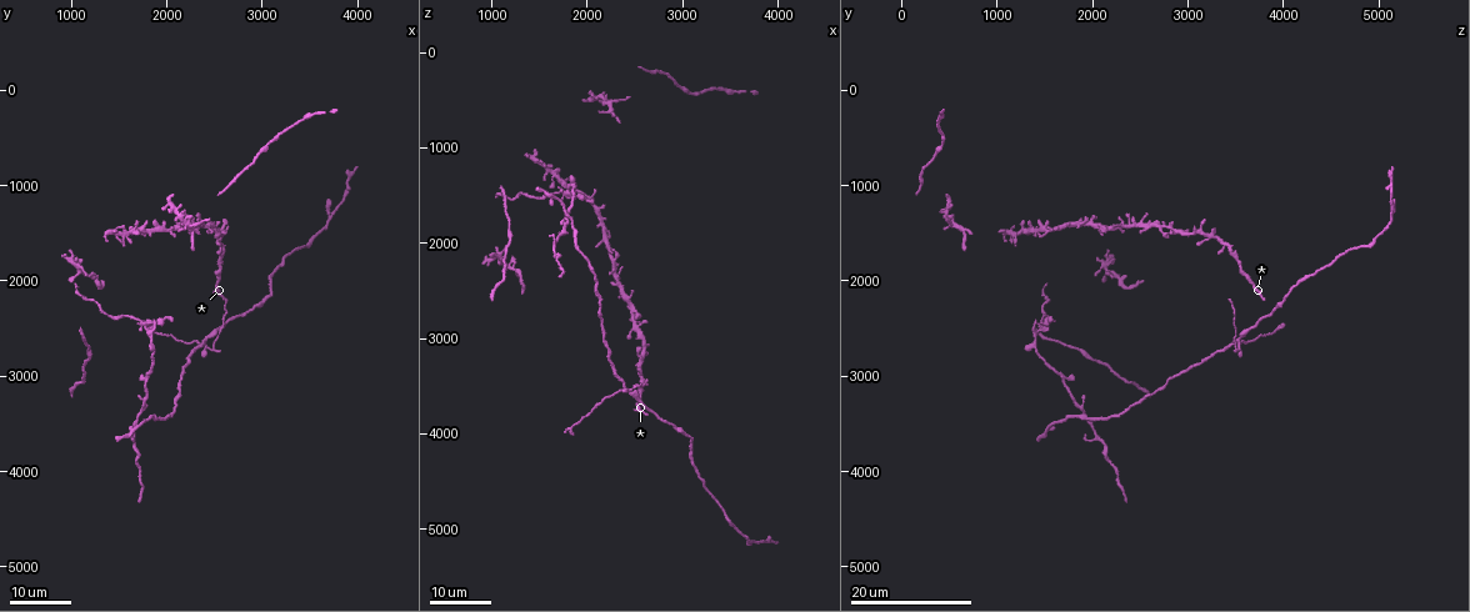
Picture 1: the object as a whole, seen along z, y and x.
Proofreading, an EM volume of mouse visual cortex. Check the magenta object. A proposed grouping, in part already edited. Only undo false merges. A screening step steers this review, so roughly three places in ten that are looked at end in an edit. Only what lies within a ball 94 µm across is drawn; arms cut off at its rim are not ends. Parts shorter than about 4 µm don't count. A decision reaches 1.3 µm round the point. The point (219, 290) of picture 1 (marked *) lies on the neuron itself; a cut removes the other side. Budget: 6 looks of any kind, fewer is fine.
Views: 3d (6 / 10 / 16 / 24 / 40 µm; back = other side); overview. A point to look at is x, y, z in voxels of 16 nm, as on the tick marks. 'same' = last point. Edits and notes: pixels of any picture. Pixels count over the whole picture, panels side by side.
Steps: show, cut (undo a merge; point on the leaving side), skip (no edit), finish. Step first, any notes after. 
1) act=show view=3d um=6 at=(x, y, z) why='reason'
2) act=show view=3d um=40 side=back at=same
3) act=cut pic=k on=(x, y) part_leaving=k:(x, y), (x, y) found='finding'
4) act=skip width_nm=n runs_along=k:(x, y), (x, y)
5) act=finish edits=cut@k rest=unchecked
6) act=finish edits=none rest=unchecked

act=show view=3d um=24 at=(1760, 2460, 1500) why='looks like a crossing'

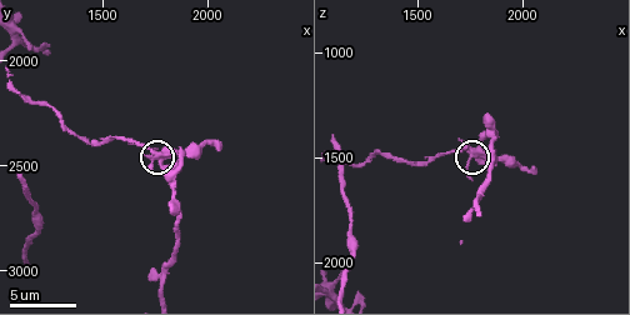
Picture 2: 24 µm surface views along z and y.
act=show view=3d um=10 at=(1770, 2450, 1490)

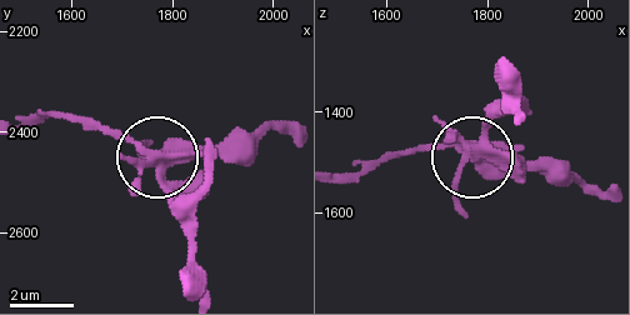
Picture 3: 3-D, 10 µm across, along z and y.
act=show view=3d um=10 side=back at=(1765, 2450, 1500) why='from behind'

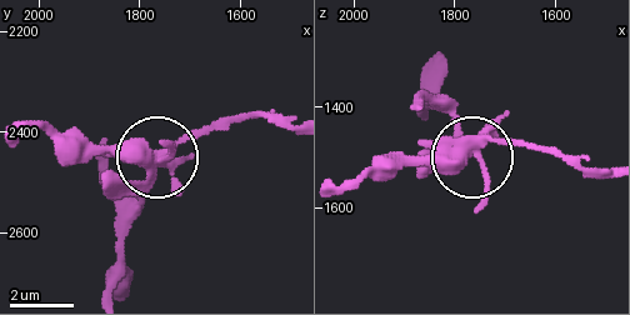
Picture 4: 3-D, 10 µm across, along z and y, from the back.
act=skip arms=4 runs_along=4:(428, 115), (439, 110), (450, 118), (463, 155), (390, 158) found='continuous, no second neuron'

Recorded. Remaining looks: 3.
act=show view=3d um=16 at=(1660, 1500, 1240) why='four or more arms meet'

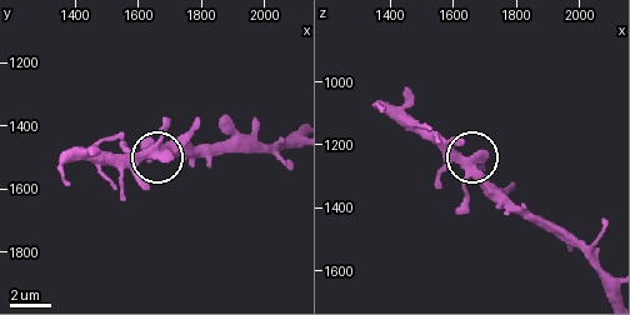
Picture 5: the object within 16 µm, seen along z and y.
act=show view=3d um=10 at=(1640, 1500, 1250) why='zoom in'

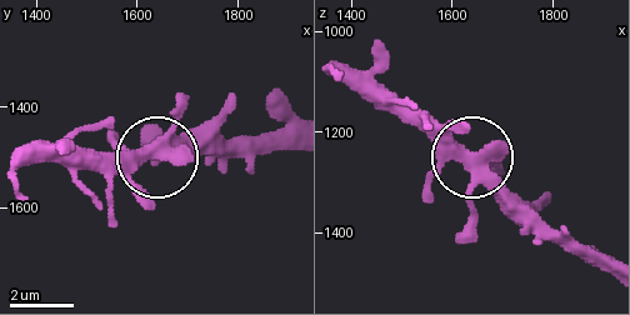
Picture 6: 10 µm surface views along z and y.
act=skip arms=4 found='all the same neuron'

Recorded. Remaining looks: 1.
act=show view=3d um=10 at=(1310, 2330, 1480)

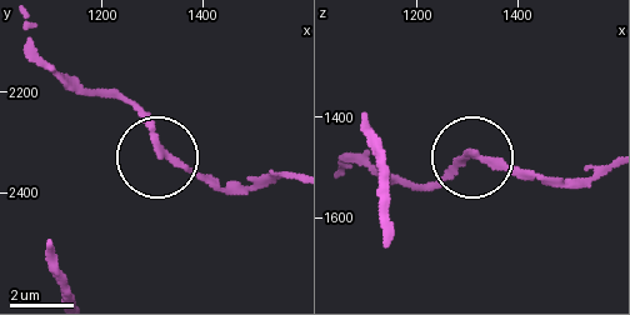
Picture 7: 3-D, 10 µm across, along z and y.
act=skip width_nm=200 runs_along=7:(293, 179), (236, 184), (164, 160), (148, 128), (110, 90) found='continuous, no second neuron'

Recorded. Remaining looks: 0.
act=finish edits=none rest=unchecked

